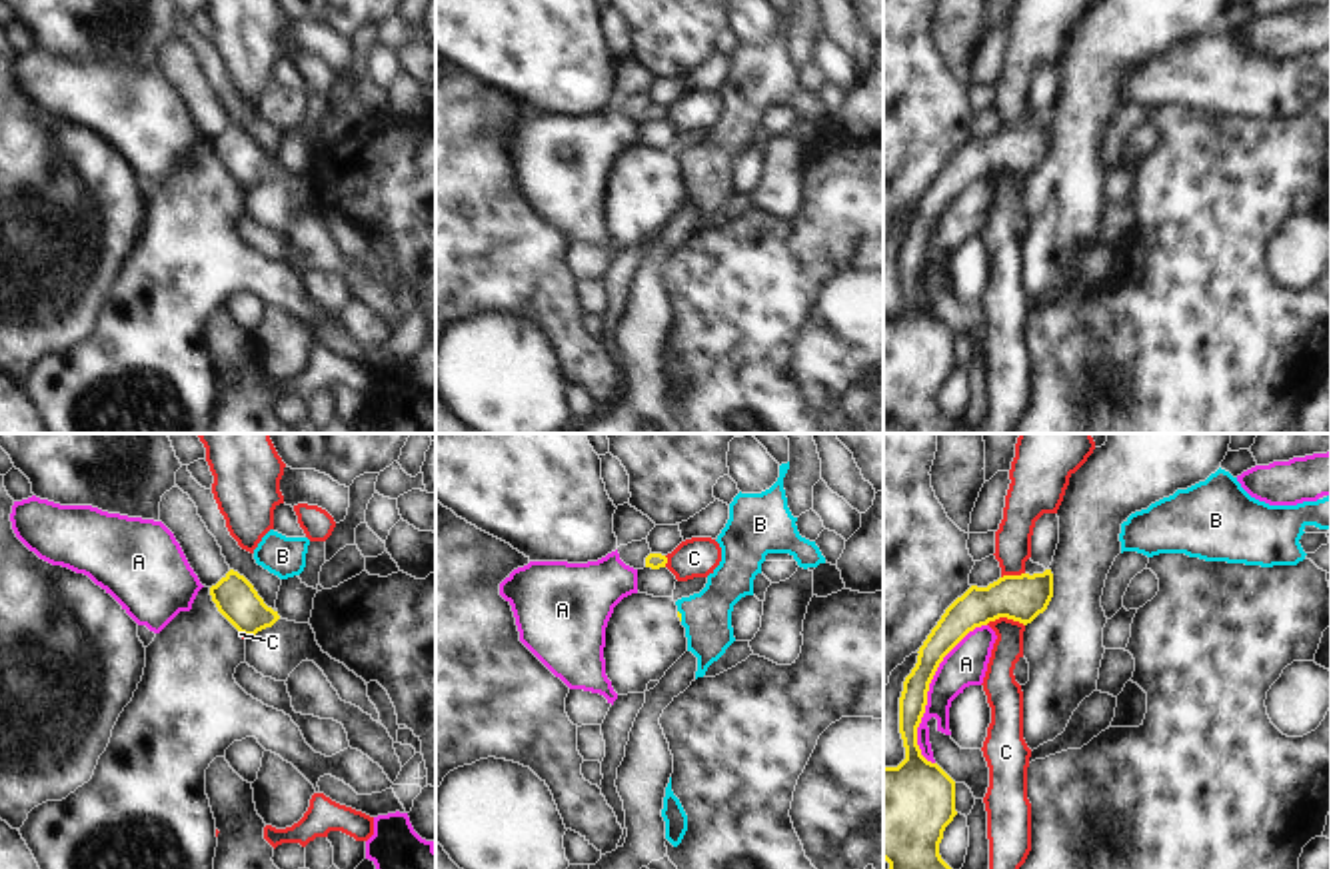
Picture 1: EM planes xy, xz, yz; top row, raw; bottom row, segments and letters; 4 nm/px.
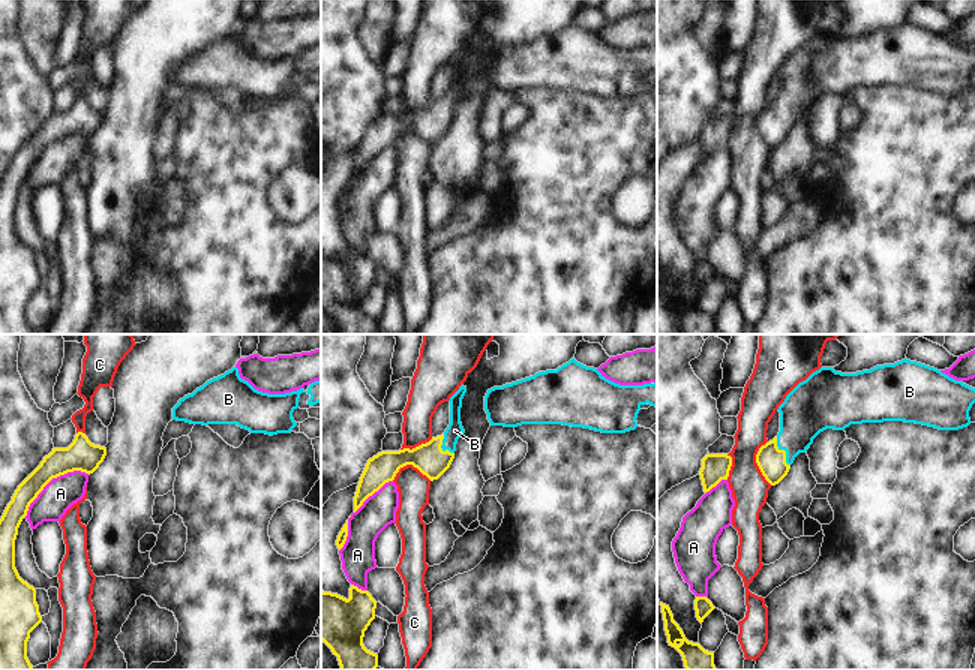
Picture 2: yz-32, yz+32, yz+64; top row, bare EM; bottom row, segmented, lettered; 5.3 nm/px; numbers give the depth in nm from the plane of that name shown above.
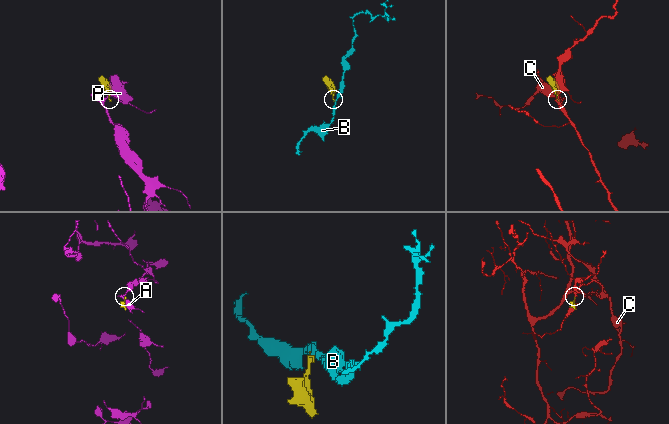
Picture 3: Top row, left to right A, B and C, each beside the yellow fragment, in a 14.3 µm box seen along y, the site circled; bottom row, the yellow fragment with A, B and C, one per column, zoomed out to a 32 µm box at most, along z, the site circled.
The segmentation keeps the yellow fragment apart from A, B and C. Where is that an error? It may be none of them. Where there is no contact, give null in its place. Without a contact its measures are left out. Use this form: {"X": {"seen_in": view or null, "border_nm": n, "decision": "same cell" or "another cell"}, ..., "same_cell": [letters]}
{"A": {"seen_in": "yz", "border_nm": 600, "decision": "another cell"}, "B": {"seen_in": "xz", "border_nm": 50, "decision": "same cell"}, "C": {"seen_in": "yz", "border_nm": 160, "decision": "another cell"}, "same_cell": ["B"]}

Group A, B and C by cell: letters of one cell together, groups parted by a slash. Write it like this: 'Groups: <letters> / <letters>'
Groups: A / B / C.

